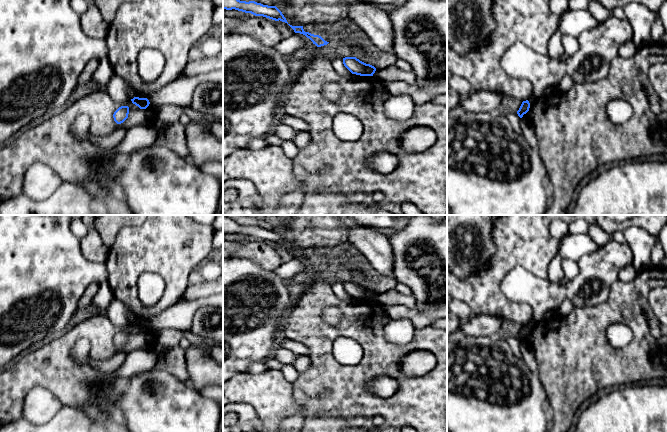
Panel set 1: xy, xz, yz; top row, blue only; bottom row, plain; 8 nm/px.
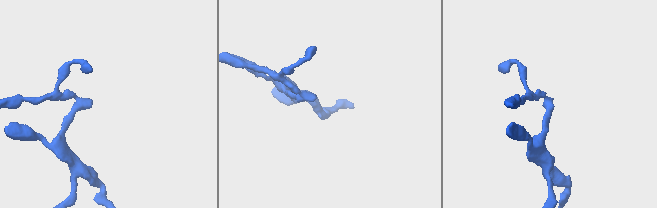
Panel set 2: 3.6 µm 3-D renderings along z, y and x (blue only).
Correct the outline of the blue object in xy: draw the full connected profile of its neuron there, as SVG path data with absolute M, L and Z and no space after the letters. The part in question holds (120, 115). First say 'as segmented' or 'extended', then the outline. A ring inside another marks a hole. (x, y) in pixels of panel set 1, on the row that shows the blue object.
as segmented | M121 106L113 114L114 121L117 124L121 124L128 118L128 114L129 114L129 107Z

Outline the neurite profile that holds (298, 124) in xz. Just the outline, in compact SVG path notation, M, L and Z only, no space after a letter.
M287 114L282 115L279 122L282 124L285 124L297 131L307 131L308 132L310 129L309 125L302 119L292 117Z

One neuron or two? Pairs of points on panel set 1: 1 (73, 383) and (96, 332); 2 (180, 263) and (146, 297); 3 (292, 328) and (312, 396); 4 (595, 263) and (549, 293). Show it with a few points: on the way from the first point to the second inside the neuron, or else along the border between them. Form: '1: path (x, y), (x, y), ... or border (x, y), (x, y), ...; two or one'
1: path (65, 366), (65, 345), (79, 332); one
2: border (145, 271), (164, 281), (157, 303); two
3: path (310, 342), (317, 349), (317, 378); one
4: path (585, 275), (570, 290), (561, 291); one

